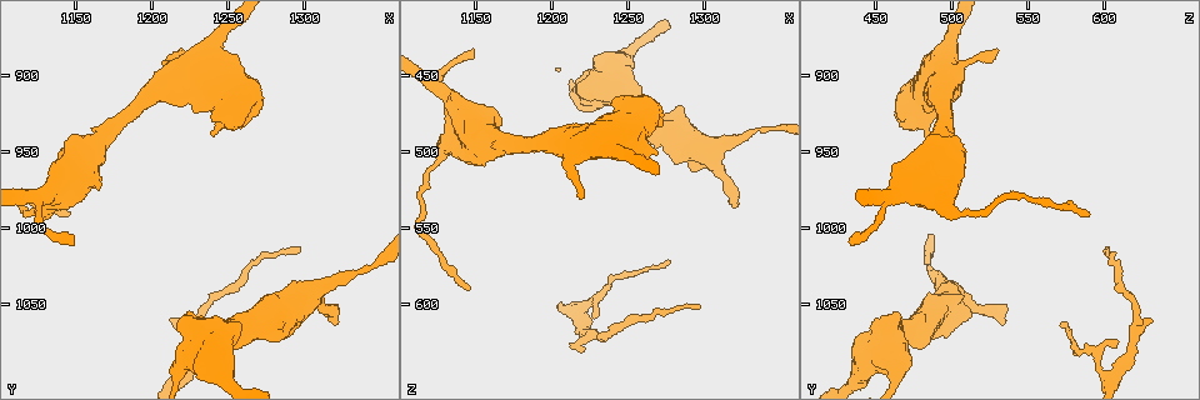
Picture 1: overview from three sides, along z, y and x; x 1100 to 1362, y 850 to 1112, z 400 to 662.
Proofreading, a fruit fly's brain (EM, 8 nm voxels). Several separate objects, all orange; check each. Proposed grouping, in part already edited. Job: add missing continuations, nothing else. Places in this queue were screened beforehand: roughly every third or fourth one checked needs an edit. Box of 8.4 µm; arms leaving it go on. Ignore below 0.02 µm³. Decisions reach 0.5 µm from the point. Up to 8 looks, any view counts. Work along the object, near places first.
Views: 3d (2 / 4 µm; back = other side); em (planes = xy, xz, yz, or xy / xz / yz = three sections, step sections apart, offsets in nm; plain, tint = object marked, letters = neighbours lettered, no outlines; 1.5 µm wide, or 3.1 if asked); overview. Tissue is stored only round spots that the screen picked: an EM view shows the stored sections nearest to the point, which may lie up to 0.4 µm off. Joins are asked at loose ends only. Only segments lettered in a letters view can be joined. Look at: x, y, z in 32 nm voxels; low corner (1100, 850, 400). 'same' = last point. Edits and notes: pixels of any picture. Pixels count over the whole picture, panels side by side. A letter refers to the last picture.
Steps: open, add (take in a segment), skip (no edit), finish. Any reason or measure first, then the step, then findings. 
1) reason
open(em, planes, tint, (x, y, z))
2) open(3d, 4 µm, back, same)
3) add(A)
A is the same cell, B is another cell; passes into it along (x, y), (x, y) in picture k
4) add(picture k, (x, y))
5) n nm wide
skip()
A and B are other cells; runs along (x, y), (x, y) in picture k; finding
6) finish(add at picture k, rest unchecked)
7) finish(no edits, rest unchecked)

an open end
open(3d, 2 µm, back, (1322, 1060, 536))

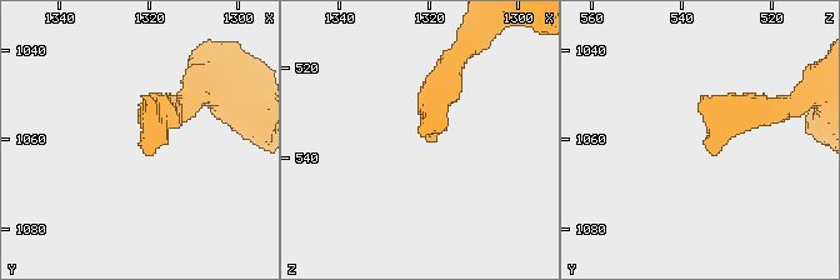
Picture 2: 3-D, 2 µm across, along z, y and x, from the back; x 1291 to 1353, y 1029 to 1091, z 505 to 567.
open(em, planes, letters, (1321, 1061, 536))

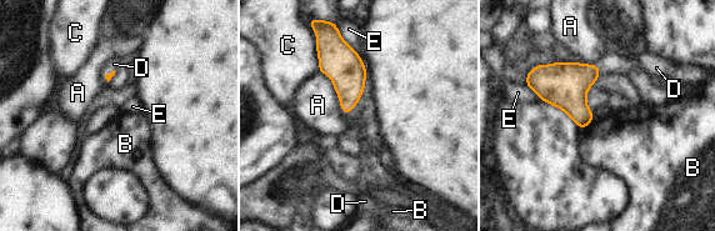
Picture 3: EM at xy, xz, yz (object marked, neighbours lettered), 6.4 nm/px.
add(D)
D is the same cell, A, B, C and E are other cells; passes into it along (565, 85), (598, 69), (610, 63) in picture 3; it goes on there

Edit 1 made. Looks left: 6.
stops while still wide
open(3d, 4 µm, back, (1242, 928, 466))

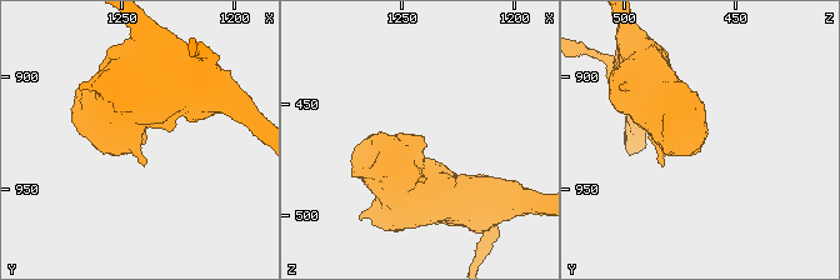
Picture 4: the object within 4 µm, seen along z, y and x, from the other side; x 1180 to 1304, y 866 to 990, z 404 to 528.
open(em, planes, letters, (1241, 931, 467))

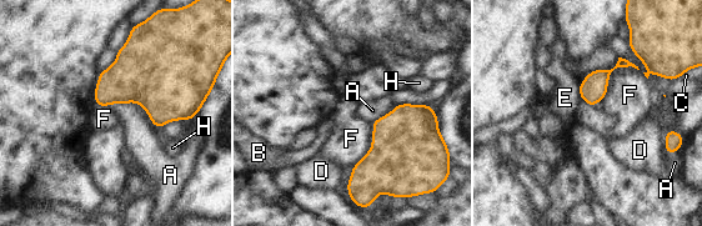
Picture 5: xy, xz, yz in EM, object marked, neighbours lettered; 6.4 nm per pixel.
skip()
A, B, C, D, E, F and H are other cells; border along (638, 69), (616, 68), (602, 101) in picture 5; no lettered segment goes on from it

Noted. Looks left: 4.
finish(add at picture 3, rest unchecked)

